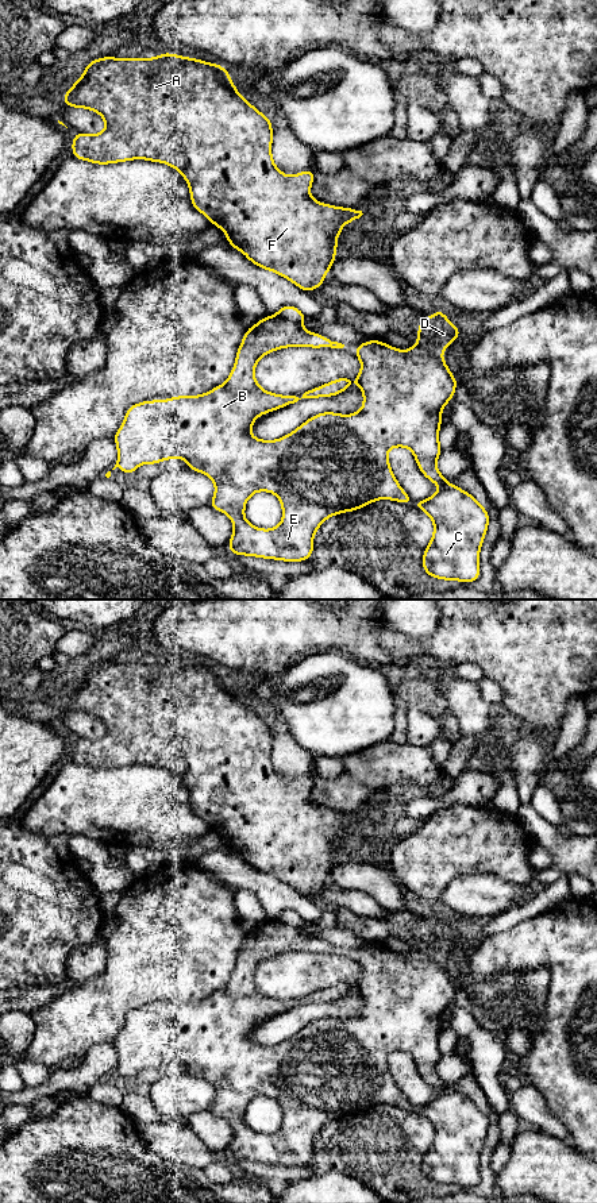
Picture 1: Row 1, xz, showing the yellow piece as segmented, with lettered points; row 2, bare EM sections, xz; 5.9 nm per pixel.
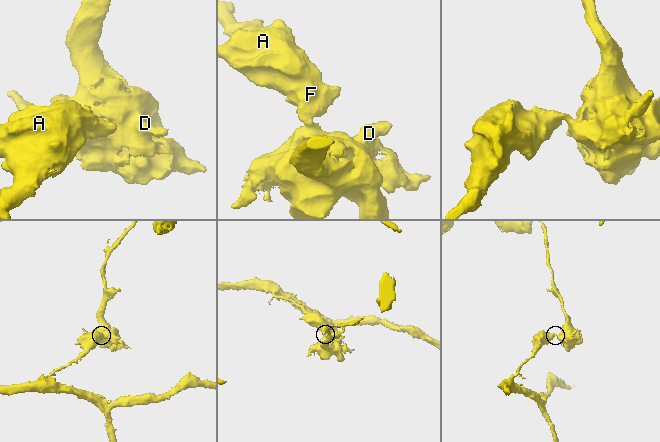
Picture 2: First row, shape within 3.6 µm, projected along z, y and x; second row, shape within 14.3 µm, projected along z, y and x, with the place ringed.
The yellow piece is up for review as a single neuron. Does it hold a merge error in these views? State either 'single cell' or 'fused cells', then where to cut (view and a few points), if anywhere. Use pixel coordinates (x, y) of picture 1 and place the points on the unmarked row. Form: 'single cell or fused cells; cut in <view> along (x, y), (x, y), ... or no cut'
fused cells; cut in xz along (273, 921), (300, 929)

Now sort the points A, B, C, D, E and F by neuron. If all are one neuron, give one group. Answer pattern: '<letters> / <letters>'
A F / B C D E

